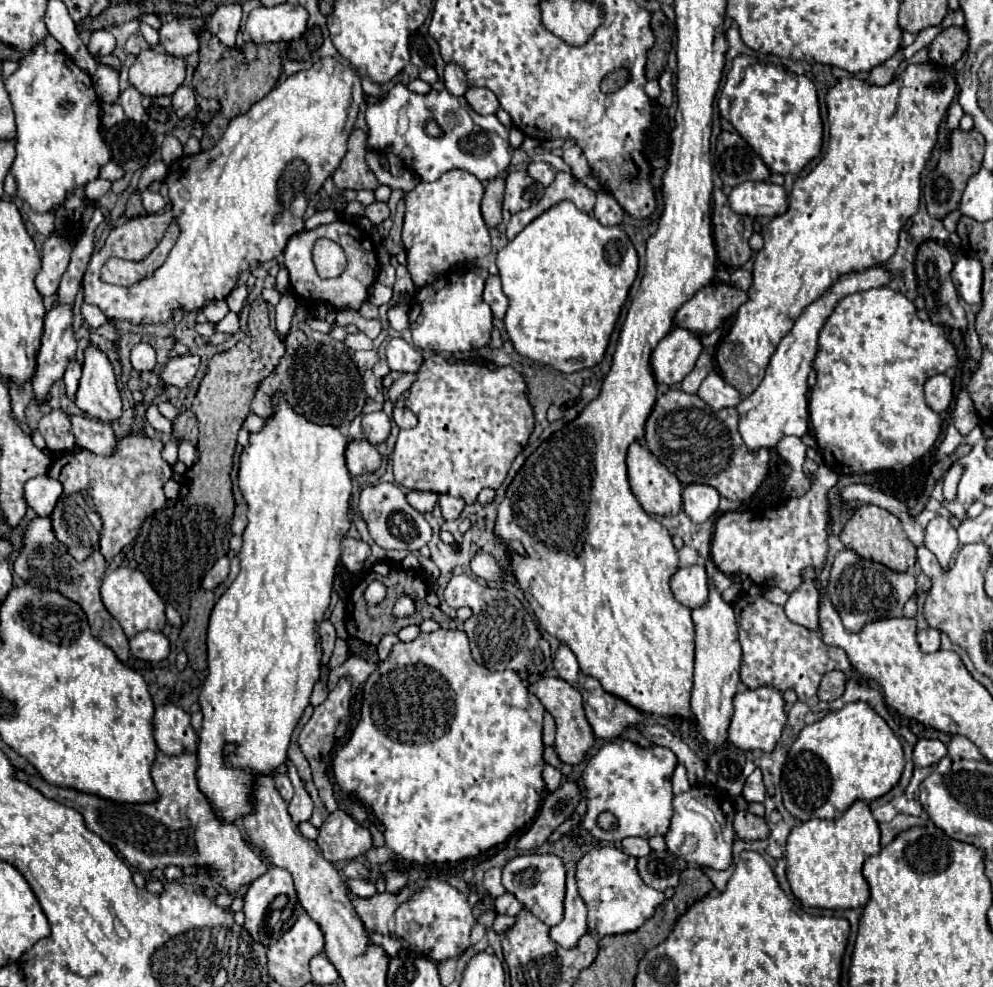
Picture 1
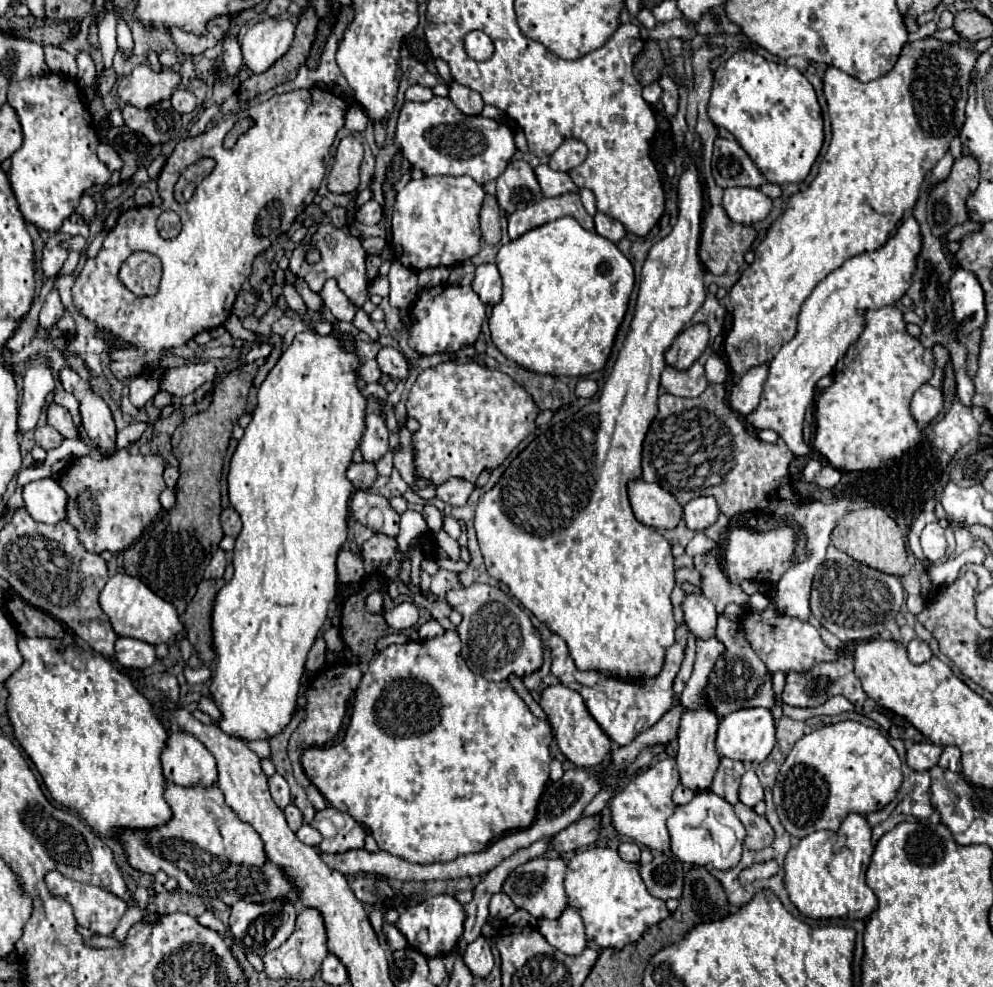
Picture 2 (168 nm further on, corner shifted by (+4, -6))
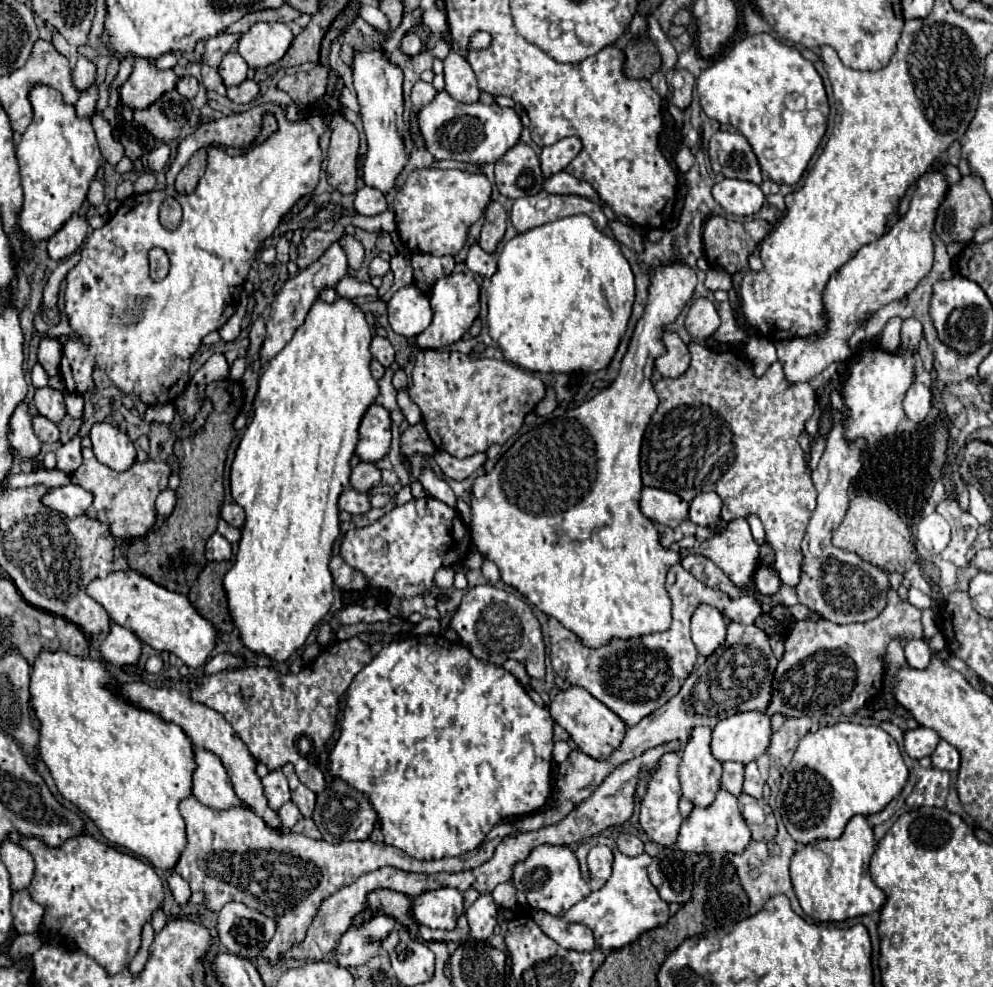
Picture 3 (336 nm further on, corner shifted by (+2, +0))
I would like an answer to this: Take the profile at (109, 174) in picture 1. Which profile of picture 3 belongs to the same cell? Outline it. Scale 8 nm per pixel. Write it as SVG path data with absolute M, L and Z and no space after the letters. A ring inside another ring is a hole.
M93 114L91 122L93 122L93 130L95 130L95 134L97 134L99 150L101 150L103 158L105 158L109 164L115 166L115 164L125 156L125 150L123 150L121 142L117 142L117 140L113 138L113 134L111 134L111 126L105 122L103 116Z

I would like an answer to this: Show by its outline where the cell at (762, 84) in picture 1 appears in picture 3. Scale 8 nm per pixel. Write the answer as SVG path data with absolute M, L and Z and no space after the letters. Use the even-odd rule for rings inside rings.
M753 34L715 60L697 80L701 108L709 118L735 126L751 144L761 172L777 184L795 186L815 154L829 114L827 92L813 62L771 34ZM801 98L801 104L791 104Z

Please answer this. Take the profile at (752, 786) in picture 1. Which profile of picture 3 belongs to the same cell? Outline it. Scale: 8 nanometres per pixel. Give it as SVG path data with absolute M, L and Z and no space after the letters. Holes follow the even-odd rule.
M755 762L745 766L745 784L743 784L743 792L753 796L753 798L761 798L761 790L765 786L765 780L759 774L759 768Z

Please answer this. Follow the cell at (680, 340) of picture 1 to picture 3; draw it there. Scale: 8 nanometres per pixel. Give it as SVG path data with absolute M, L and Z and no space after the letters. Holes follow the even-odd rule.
M697 298L689 308L685 328L689 330L693 340L705 340L713 336L719 328L719 314L715 304L707 298Z

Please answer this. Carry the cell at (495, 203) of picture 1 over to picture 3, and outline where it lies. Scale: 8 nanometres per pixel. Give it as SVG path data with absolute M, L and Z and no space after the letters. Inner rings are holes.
M491 202L487 206L487 212L485 212L485 224L483 224L483 230L481 230L481 248L489 254L493 254L497 250L497 244L501 242L503 234L505 234L505 228L507 228L507 212L505 208L499 204L499 202Z

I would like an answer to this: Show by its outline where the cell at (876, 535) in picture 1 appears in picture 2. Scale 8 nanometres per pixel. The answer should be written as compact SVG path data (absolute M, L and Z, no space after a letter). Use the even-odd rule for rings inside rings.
M873 505L856 507L837 522L831 542L837 550L849 554L861 564L867 564L869 568L881 570L885 574L893 576L905 576L911 570L911 562L907 560L907 550L905 550L905 538L899 526L891 516L885 514L885 510L875 508Z

